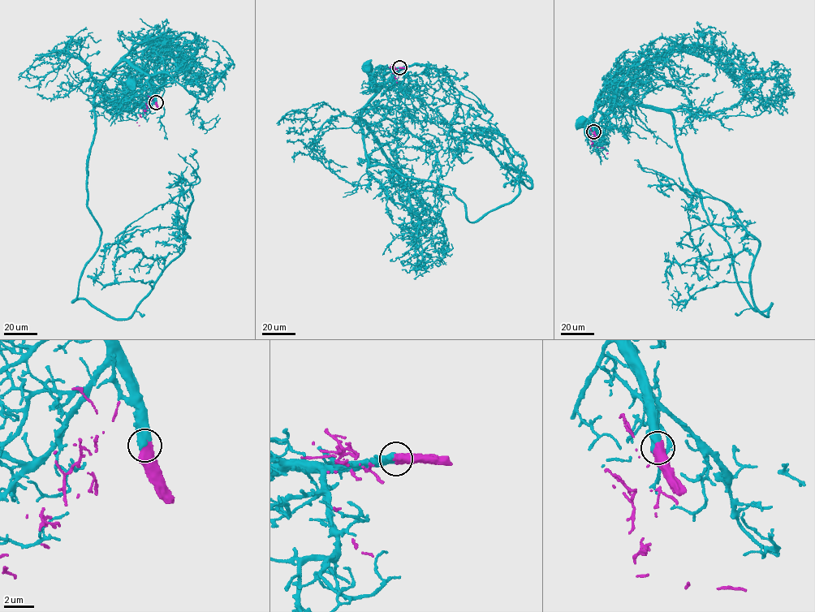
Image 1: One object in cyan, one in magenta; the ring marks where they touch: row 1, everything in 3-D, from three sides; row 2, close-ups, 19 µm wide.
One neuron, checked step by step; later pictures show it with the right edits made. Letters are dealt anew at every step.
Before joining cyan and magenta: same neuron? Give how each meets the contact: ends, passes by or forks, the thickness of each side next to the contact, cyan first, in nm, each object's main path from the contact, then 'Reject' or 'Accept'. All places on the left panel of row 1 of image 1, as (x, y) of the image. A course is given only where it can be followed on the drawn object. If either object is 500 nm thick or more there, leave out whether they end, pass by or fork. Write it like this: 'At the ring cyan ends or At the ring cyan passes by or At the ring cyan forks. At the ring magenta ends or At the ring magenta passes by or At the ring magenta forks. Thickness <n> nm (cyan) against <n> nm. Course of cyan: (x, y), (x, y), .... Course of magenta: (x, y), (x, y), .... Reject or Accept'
Thickness 600 nm (cyan) against 700 nm. Course of cyan: (155, 102), (147, 75), (136, 74), (130, 76), (135, 84), (131, 84). Course of magenta: (155, 102), (147, 105), (144, 114), (140, 116), (139, 125). Accept

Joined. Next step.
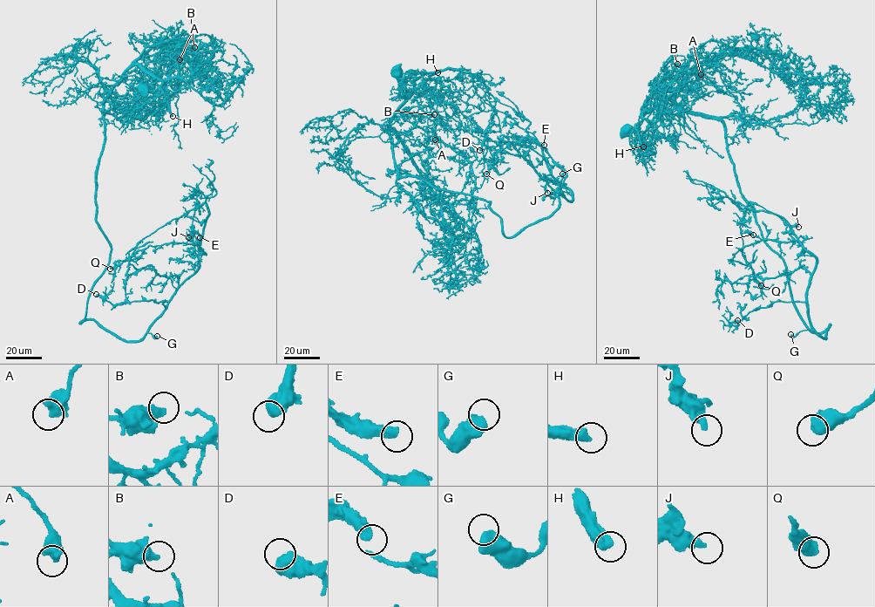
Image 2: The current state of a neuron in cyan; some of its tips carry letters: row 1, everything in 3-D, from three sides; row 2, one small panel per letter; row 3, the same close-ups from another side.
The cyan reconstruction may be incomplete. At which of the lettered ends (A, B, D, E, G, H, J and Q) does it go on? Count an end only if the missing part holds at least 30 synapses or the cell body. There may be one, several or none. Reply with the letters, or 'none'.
H

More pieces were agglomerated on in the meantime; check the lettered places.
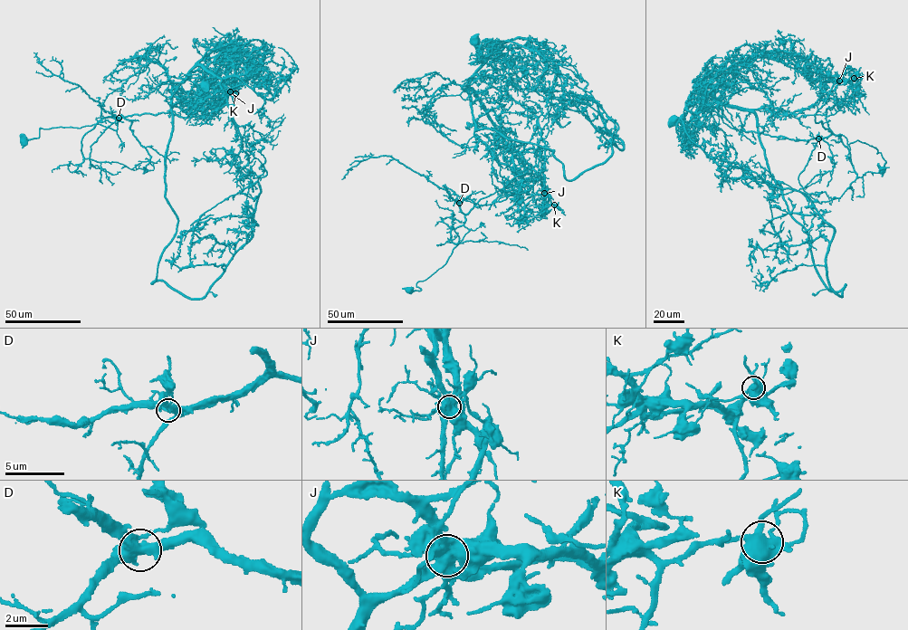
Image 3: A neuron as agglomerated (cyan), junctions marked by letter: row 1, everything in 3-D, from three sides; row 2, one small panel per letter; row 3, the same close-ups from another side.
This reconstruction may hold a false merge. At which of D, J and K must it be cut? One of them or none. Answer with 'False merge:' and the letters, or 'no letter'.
False merge: J

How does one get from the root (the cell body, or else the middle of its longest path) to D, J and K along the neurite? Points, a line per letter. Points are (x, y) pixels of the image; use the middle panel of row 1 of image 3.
D: (409, 290), (420, 291), (416, 283), (445, 264), (471, 229), (463, 225), (465, 215), (459, 203)
J: (409, 290), (420, 291), (416, 283), (445, 264), (480, 199), (527, 173), (538, 175), (544, 193)
K: (409, 290), (445, 264), (473, 205), (517, 176), (538, 175), (554, 205)

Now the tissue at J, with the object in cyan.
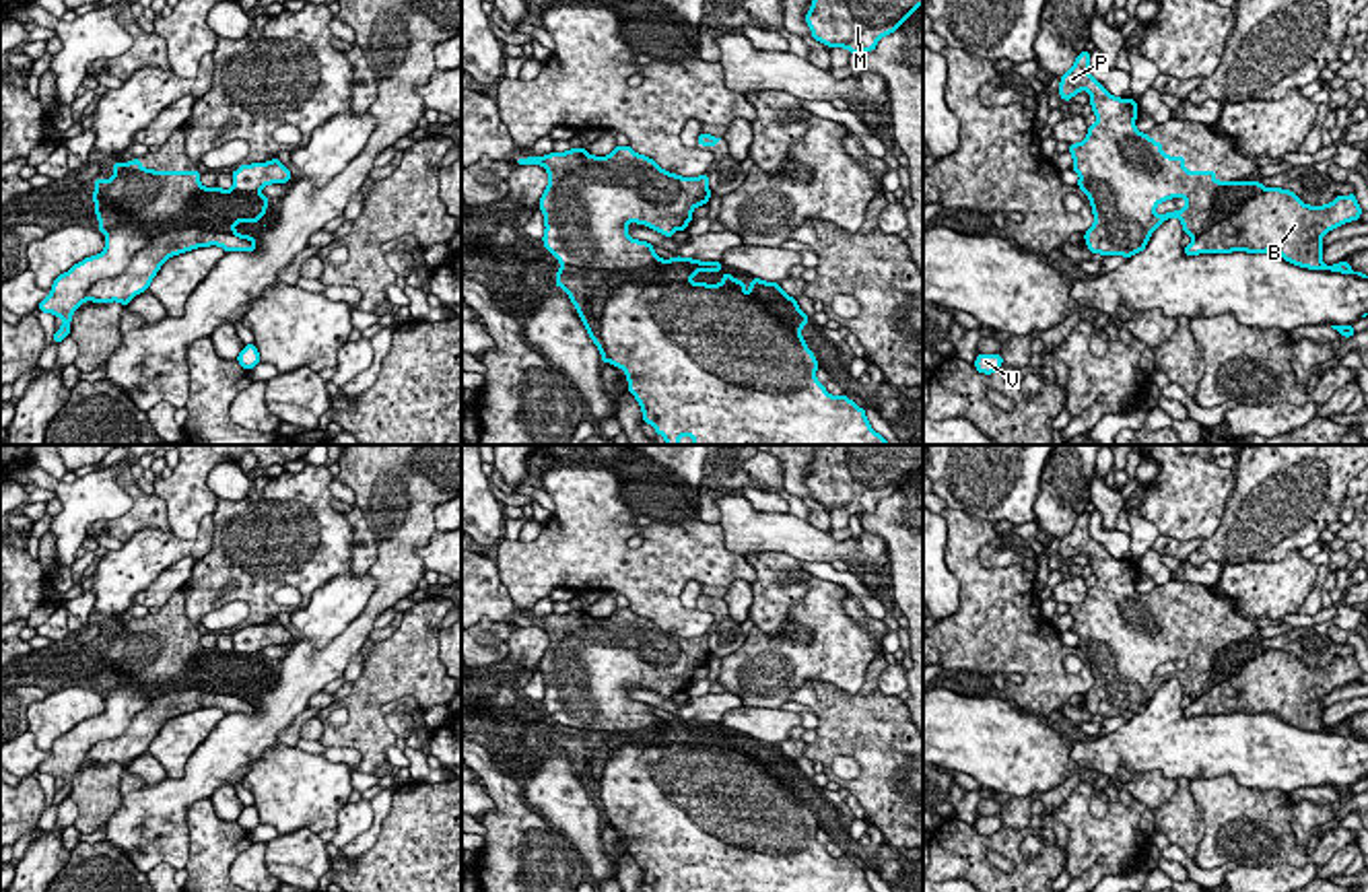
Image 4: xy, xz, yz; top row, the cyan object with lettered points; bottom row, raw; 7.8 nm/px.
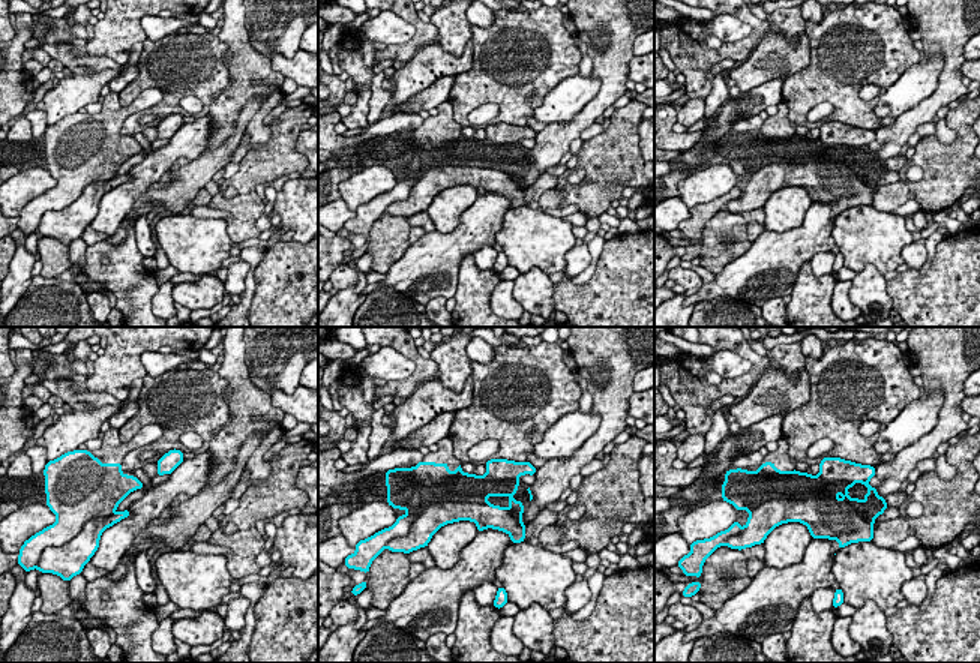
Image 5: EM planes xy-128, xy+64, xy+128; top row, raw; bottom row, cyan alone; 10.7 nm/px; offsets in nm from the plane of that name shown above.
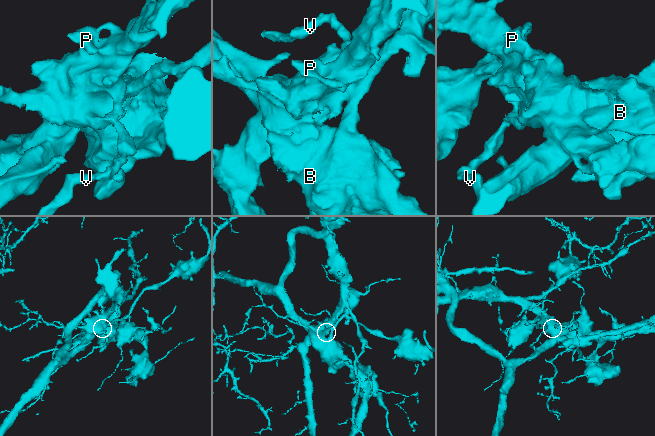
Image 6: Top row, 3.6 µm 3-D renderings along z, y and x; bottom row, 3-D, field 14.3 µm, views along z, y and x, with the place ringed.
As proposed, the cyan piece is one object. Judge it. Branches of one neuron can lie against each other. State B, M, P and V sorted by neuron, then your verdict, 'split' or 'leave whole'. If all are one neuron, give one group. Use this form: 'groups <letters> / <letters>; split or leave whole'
groups B M / P V; split

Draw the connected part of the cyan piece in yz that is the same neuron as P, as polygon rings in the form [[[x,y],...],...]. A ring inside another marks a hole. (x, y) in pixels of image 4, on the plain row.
[[[1082,513],[1071,531],[1061,538],[1059,556],[1071,562],[1080,552],[1090,554],[1090,567],[1096,583],[1088,589],[1082,604],[1069,606],[1073,618],[1071,630],[1080,637],[1078,649],[1088,657],[1094,686],[1084,694],[1092,715],[1131,719],[1145,711],[1152,694],[1164,682],[1176,678],[1183,694],[1191,700],[1203,694],[1203,686],[1220,684],[1240,670],[1216,661],[1216,653],[1230,645],[1218,643],[1216,632],[1187,632],[1185,618],[1164,616],[1162,604],[1135,589],[1137,564],[1133,560],[1113,558],[1096,540],[1090,538],[1090,513]],[[1170,659],[1185,659],[1187,667],[1174,674],[1156,676],[1156,667]]]

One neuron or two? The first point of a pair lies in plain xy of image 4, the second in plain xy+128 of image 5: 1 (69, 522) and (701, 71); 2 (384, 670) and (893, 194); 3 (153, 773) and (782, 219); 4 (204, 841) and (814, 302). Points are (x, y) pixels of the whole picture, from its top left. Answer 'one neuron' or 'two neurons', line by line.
1: two neurons
2: two neurons
3: two neurons
4: one neuron

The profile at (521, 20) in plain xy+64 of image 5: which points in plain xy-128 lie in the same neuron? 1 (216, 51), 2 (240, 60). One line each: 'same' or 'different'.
1: same
2: different

